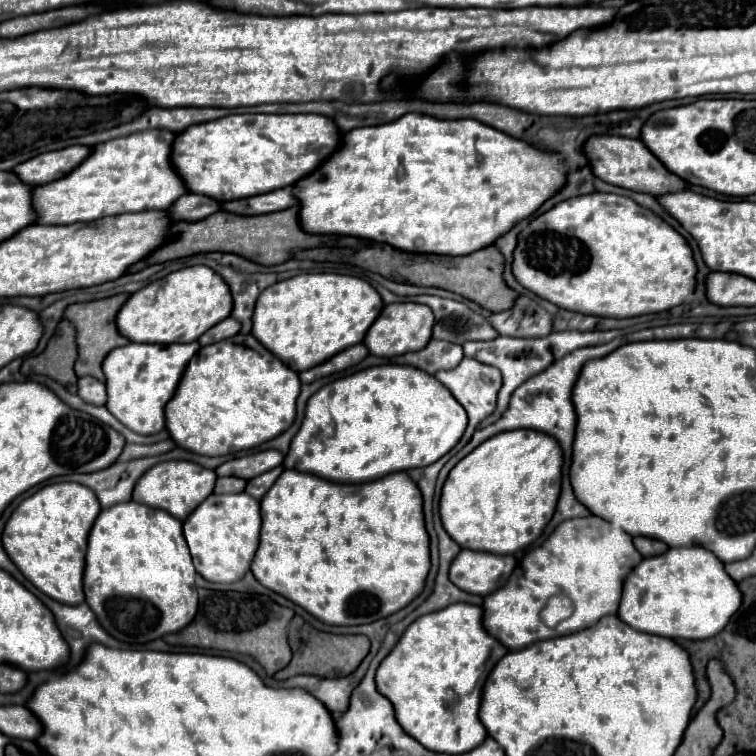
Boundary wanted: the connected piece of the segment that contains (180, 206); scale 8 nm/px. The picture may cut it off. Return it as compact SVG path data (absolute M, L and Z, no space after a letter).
M184 194L180 200L174 202L174 206L168 210L172 220L202 220L214 212L218 212L222 208L220 200L214 200L210 196L202 196L202 194Z

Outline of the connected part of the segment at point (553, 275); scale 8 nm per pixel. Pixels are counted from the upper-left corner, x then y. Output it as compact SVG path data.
M594 192L564 200L534 218L518 236L514 276L552 304L610 318L670 310L692 294L696 262L686 238L632 198Z

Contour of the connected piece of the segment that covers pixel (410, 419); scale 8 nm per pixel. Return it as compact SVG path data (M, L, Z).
M374 366L322 386L306 406L304 422L290 444L284 468L308 472L330 482L356 484L382 478L392 472L424 468L450 452L467 427L468 417L454 396L430 374L412 366Z

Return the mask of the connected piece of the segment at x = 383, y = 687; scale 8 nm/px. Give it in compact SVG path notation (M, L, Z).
M450 604L438 612L430 612L414 620L400 636L392 652L380 662L376 670L378 692L390 698L394 716L402 730L416 738L424 748L440 754L464 754L480 746L486 738L486 728L478 720L478 706L482 686L494 664L508 650L498 644L486 630L482 630L482 608L470 604Z

